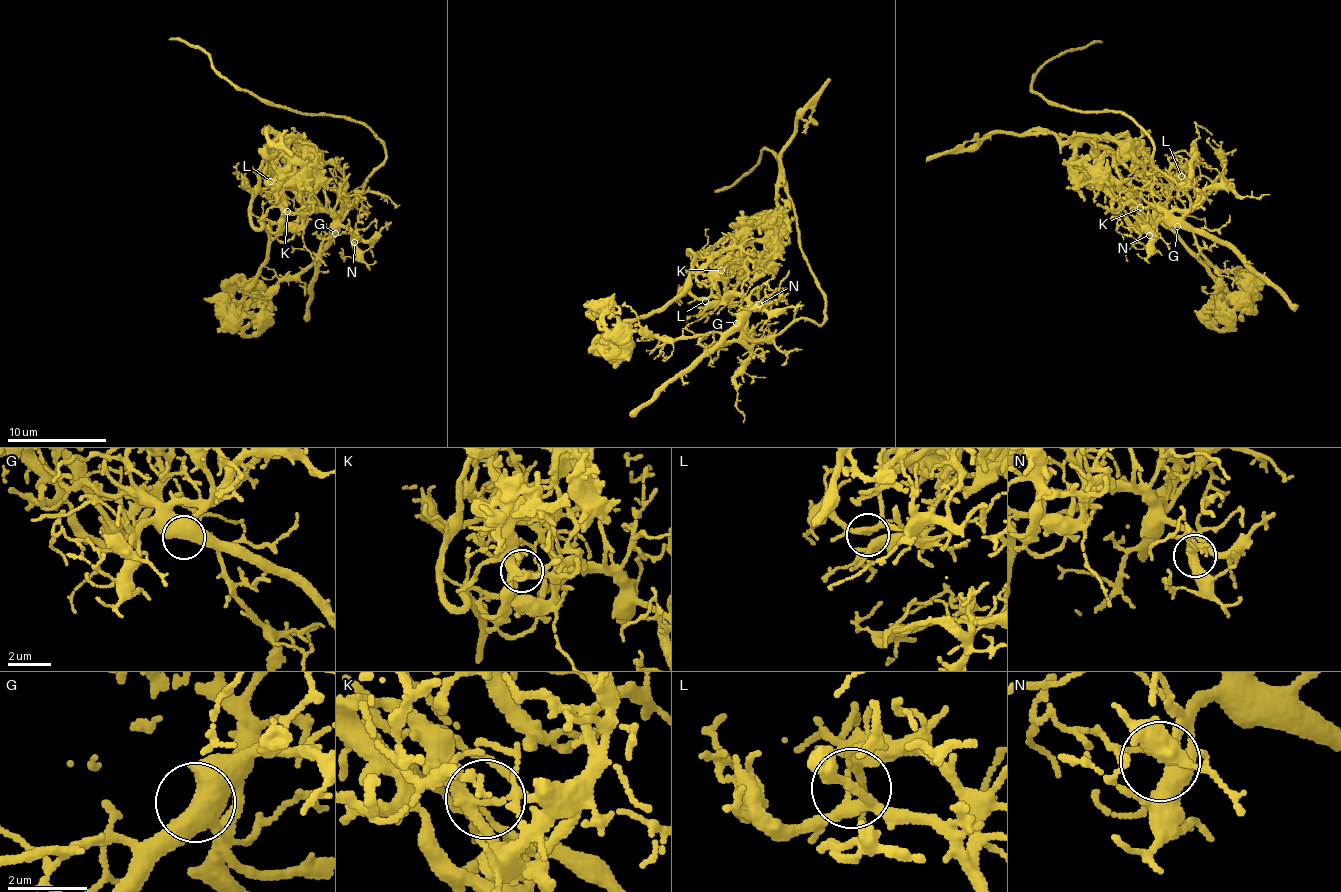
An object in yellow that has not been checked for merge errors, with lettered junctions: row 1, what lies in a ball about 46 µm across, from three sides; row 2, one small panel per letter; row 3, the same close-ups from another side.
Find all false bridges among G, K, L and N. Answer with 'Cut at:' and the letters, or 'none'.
Cut at: K

